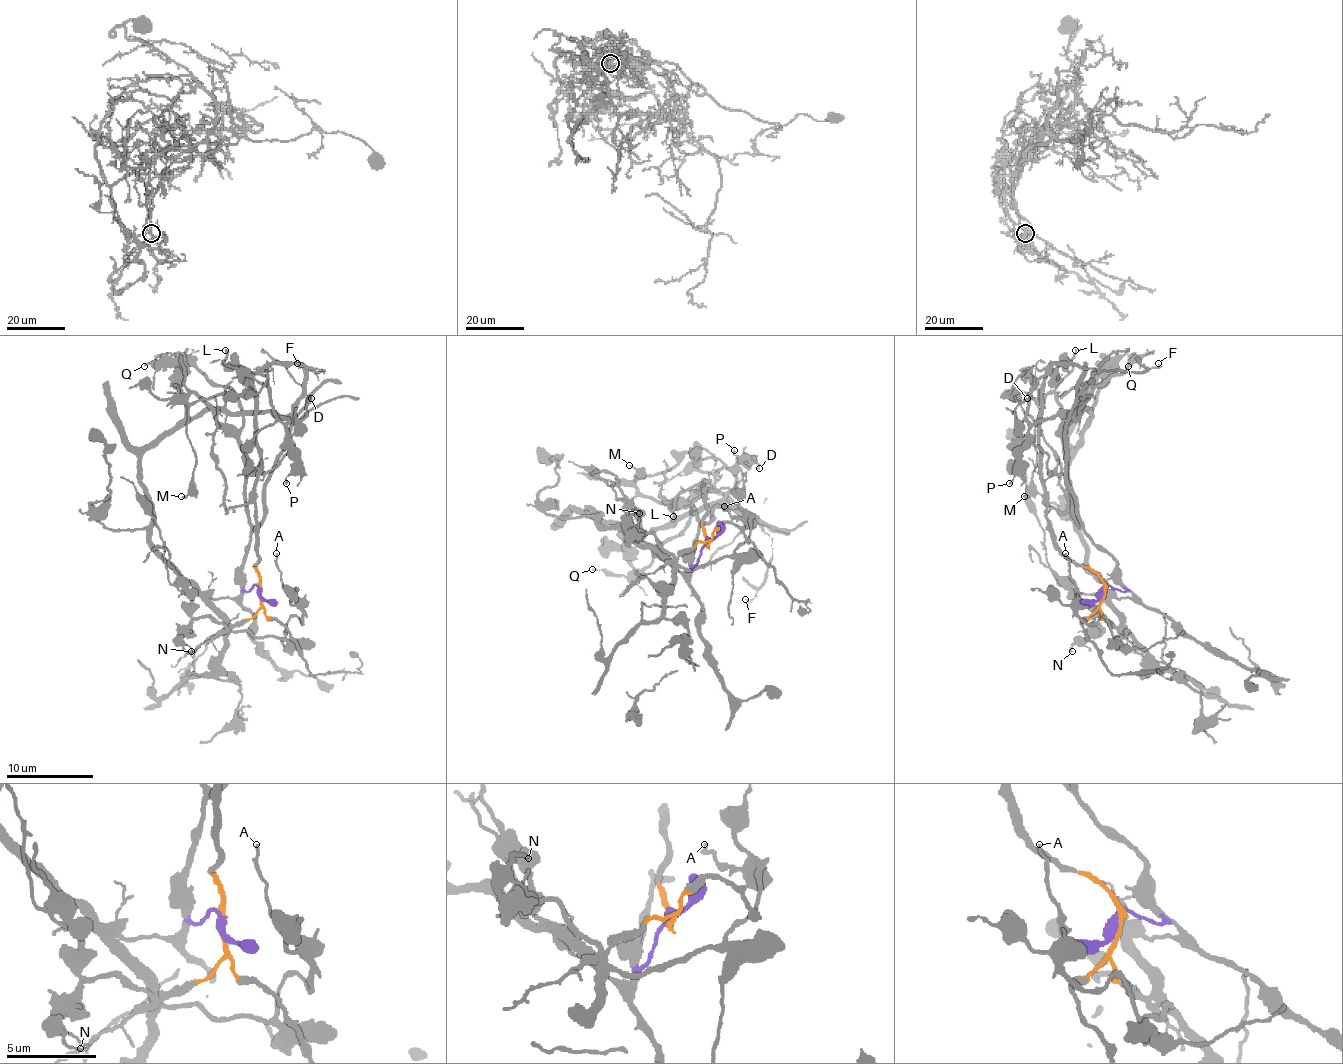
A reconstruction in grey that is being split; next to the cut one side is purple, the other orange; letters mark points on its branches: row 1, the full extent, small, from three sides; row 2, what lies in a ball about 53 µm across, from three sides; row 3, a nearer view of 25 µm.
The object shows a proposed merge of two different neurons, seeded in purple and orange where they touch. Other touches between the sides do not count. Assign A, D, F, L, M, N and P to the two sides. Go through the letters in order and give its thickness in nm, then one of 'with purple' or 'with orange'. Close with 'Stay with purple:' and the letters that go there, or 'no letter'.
A: calibre 130 nm; with orange
D: calibre 200 nm; with orange
F: calibre 90 nm; with orange
L: calibre 200 nm; with orange
M: calibre 160 nm; with purple
N: calibre 140 nm; with orange
P: calibre 160 nm; with orange
Stay with purple: M

